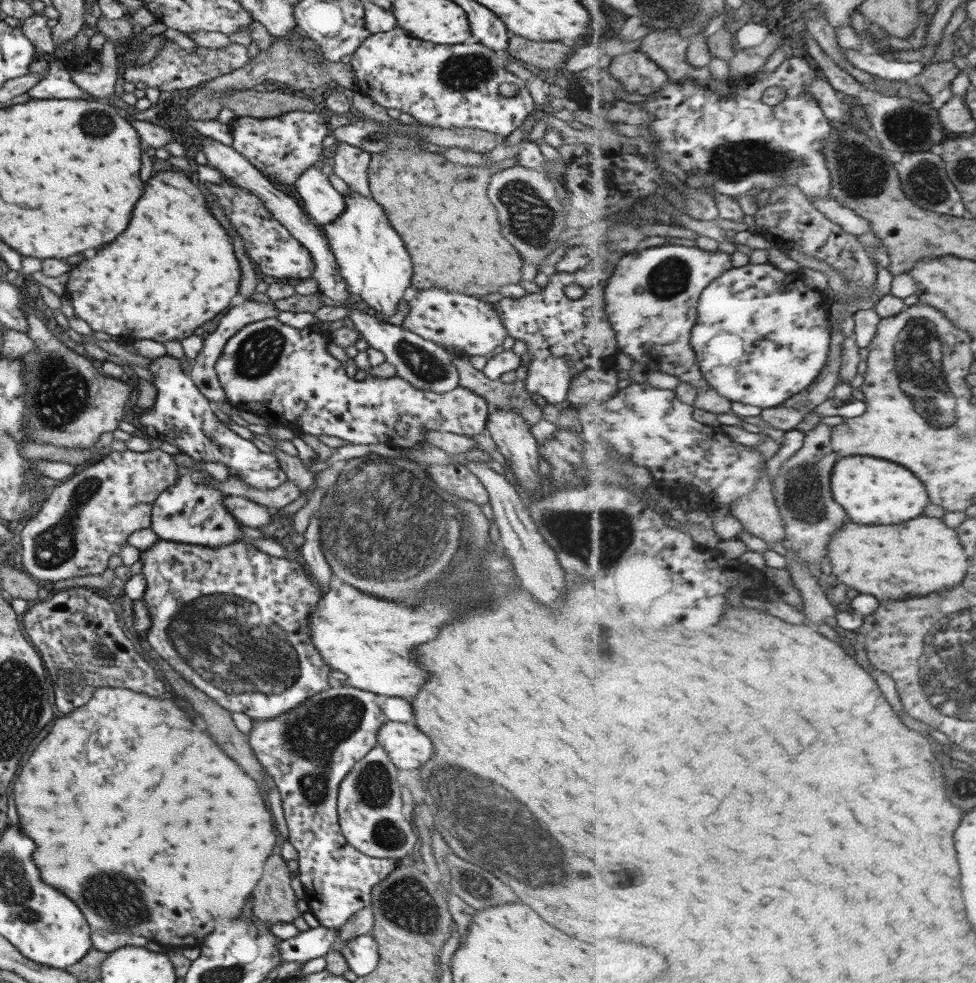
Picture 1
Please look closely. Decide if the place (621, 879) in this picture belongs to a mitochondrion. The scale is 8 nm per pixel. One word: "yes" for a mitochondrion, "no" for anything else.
yes

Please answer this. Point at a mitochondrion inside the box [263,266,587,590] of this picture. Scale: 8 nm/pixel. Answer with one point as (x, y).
(424, 365)

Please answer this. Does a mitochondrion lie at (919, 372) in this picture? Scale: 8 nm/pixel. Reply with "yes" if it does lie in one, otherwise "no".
yes

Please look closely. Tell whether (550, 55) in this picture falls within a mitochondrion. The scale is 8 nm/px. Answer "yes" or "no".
no

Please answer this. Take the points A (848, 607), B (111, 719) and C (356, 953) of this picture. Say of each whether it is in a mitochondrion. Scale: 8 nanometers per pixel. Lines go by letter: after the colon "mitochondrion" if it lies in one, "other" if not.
A: other
B: other
C: other

